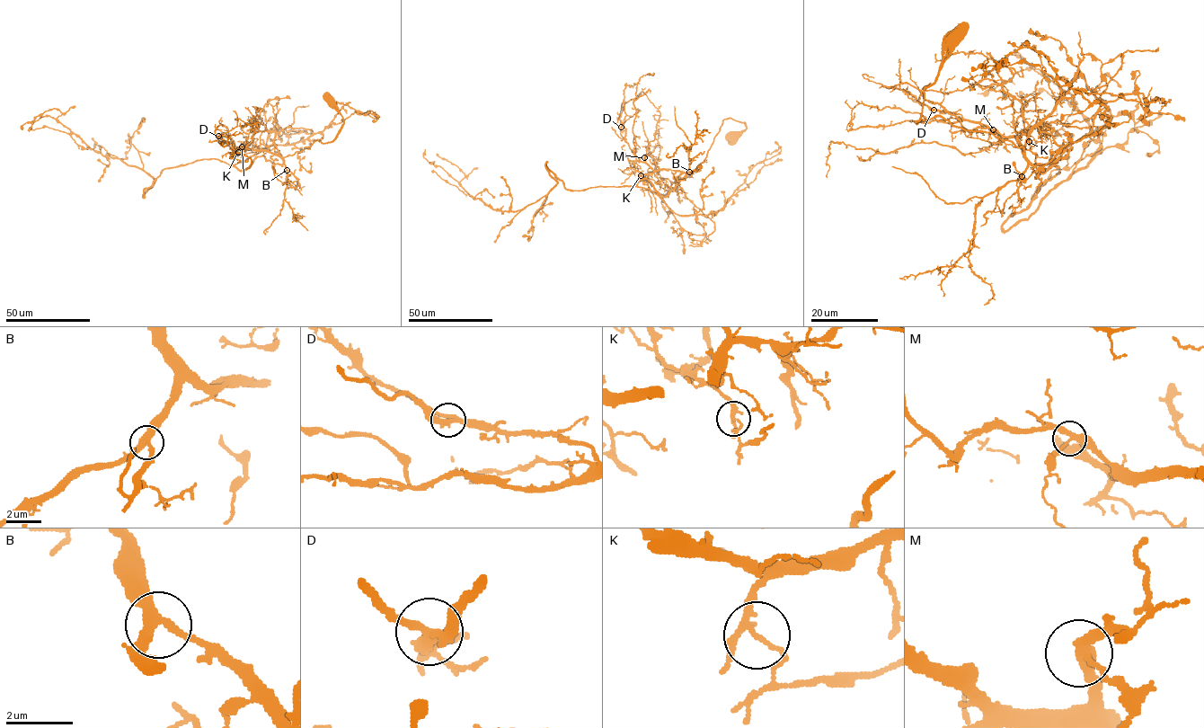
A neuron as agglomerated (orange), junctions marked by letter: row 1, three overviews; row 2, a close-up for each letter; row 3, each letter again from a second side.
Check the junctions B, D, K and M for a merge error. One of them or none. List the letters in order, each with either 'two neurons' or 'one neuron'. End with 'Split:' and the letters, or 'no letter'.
B: one neuron
D: one neuron
K: two neurons
M: one neuron
Split: K

